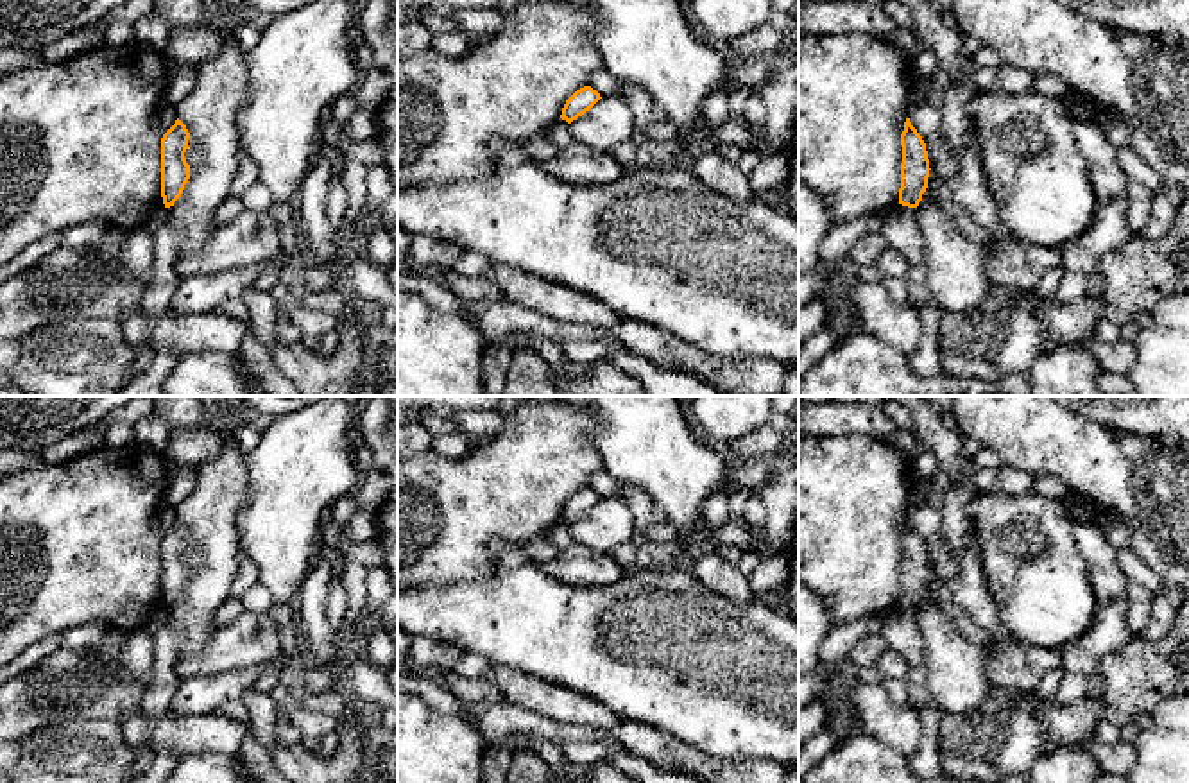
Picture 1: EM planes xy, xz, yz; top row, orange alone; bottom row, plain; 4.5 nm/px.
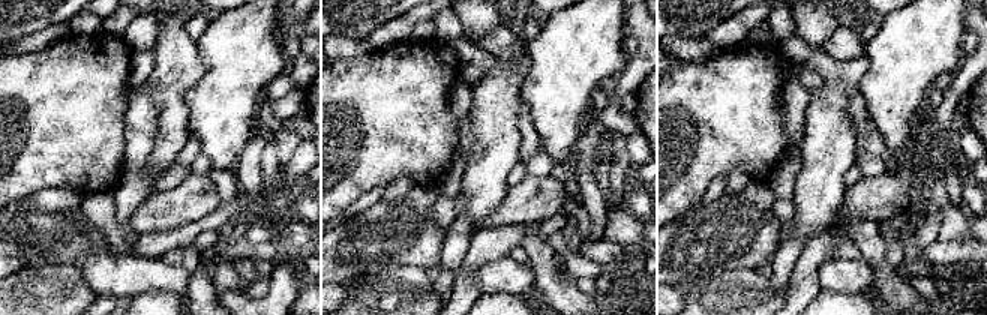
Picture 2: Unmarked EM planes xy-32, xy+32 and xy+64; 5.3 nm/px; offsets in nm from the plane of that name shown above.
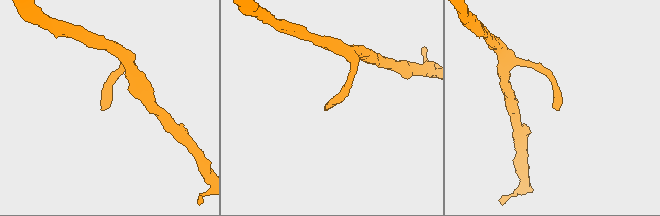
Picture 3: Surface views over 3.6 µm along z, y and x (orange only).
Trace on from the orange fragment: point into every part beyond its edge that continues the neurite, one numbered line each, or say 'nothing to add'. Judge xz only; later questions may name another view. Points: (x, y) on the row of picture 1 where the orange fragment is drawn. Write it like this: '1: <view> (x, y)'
nothing to add

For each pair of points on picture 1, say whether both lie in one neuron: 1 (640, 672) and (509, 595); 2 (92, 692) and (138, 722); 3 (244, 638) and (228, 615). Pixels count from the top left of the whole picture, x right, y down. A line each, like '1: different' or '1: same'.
1: same
2: different
3: different

